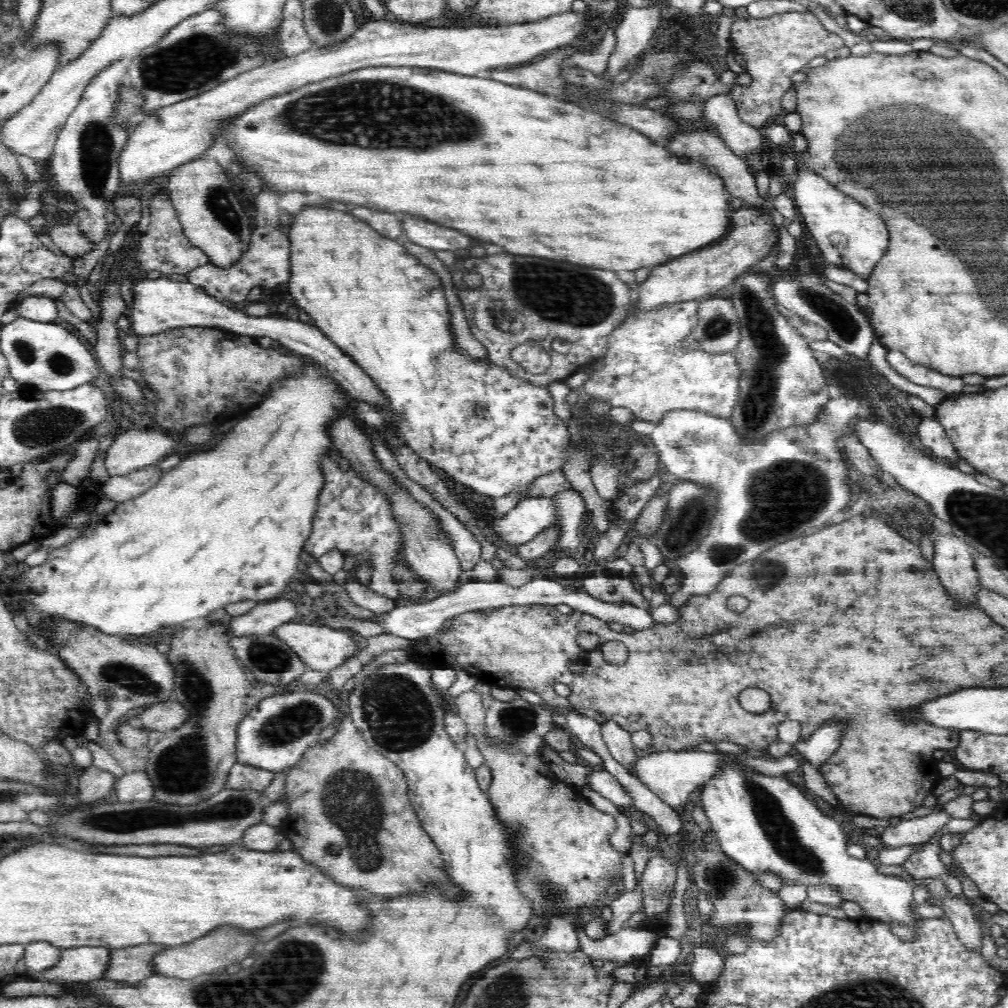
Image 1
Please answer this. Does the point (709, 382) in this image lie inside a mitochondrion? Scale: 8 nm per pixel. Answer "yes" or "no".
no

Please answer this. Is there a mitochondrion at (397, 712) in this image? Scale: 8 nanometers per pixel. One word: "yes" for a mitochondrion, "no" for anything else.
yes

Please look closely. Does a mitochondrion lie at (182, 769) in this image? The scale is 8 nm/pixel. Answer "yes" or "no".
yes

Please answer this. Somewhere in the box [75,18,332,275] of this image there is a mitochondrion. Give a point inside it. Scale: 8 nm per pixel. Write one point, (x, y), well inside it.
(187, 65)

